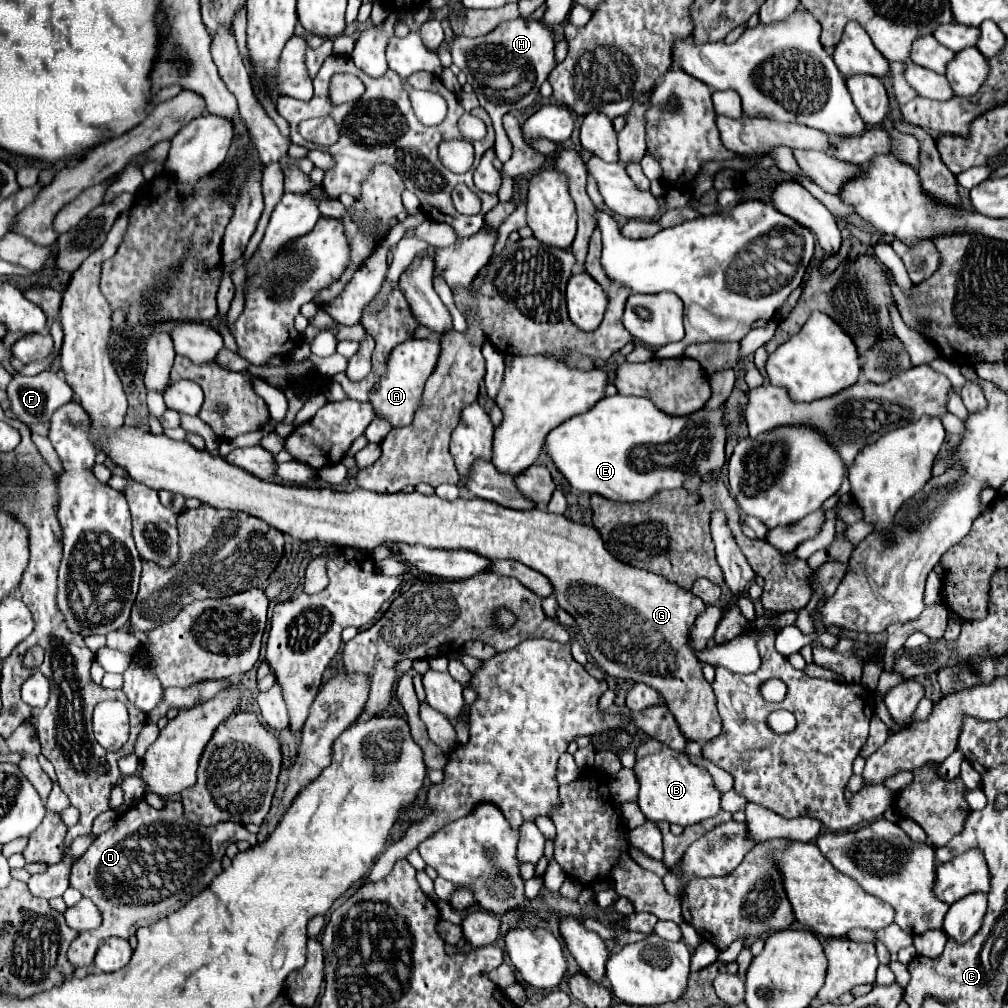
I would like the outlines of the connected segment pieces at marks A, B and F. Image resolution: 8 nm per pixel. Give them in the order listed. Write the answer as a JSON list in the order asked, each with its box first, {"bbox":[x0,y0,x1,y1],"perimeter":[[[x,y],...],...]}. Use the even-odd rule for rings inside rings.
[{"bbox":[370,338,440,426],"perimeter":[[[410,338],[398,344],[398,348],[394,348],[388,358],[386,376],[376,382],[370,394],[370,404],[374,406],[374,412],[390,420],[390,424],[394,426],[408,426],[414,420],[414,414],[422,404],[424,384],[434,372],[438,364],[438,356],[440,356],[440,340],[434,340],[434,338],[424,338],[424,340]]]},{"bbox":[636,738,720,828],"perimeter":[[[652,738],[636,752],[636,776],[640,782],[638,806],[648,820],[680,824],[682,828],[698,824],[720,812],[720,792],[706,768],[692,764],[684,754],[668,748],[660,740]]]},{"bbox":[6,372,74,426],"perimeter":[[[40,372],[32,378],[14,376],[6,392],[10,410],[26,426],[48,422],[54,410],[74,398],[72,388],[60,372]]]}]

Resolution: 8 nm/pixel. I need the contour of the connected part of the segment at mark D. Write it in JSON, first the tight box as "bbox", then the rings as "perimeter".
{"bbox":[68,800,242,968],"perimeter":[[[146,800],[130,806],[116,824],[94,838],[86,854],[72,866],[70,886],[90,898],[102,912],[102,924],[92,932],[82,932],[68,950],[74,968],[90,966],[102,940],[110,936],[130,938],[144,924],[152,924],[198,896],[222,872],[222,856],[230,842],[242,838],[236,822],[200,826],[186,820],[180,802],[168,802],[164,810],[154,810]]]}

